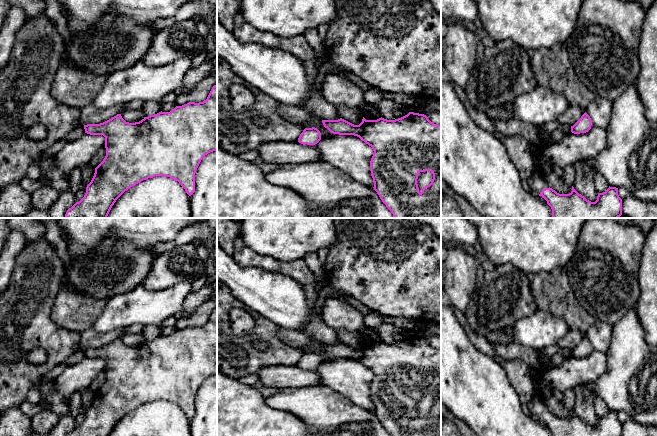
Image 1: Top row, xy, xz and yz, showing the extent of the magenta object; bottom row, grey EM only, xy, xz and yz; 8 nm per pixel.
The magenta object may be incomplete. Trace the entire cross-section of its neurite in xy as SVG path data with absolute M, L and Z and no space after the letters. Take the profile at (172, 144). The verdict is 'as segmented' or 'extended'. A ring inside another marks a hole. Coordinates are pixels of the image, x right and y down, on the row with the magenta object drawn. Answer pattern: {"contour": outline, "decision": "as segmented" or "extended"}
{"contour": "M217 84L203 102L189 102L176 106L170 112L159 112L135 123L126 122L121 114L100 124L84 125L85 133L105 137L106 156L95 168L94 176L86 187L84 197L69 208L66 218L107 218L116 200L129 188L155 176L166 176L178 181L191 196L195 191L195 173L204 158L217 150Z", "decision": "as segmented"}

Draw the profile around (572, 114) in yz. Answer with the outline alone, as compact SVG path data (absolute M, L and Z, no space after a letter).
M569 106L568 109L558 118L558 121L562 125L573 126L585 113L579 107Z

